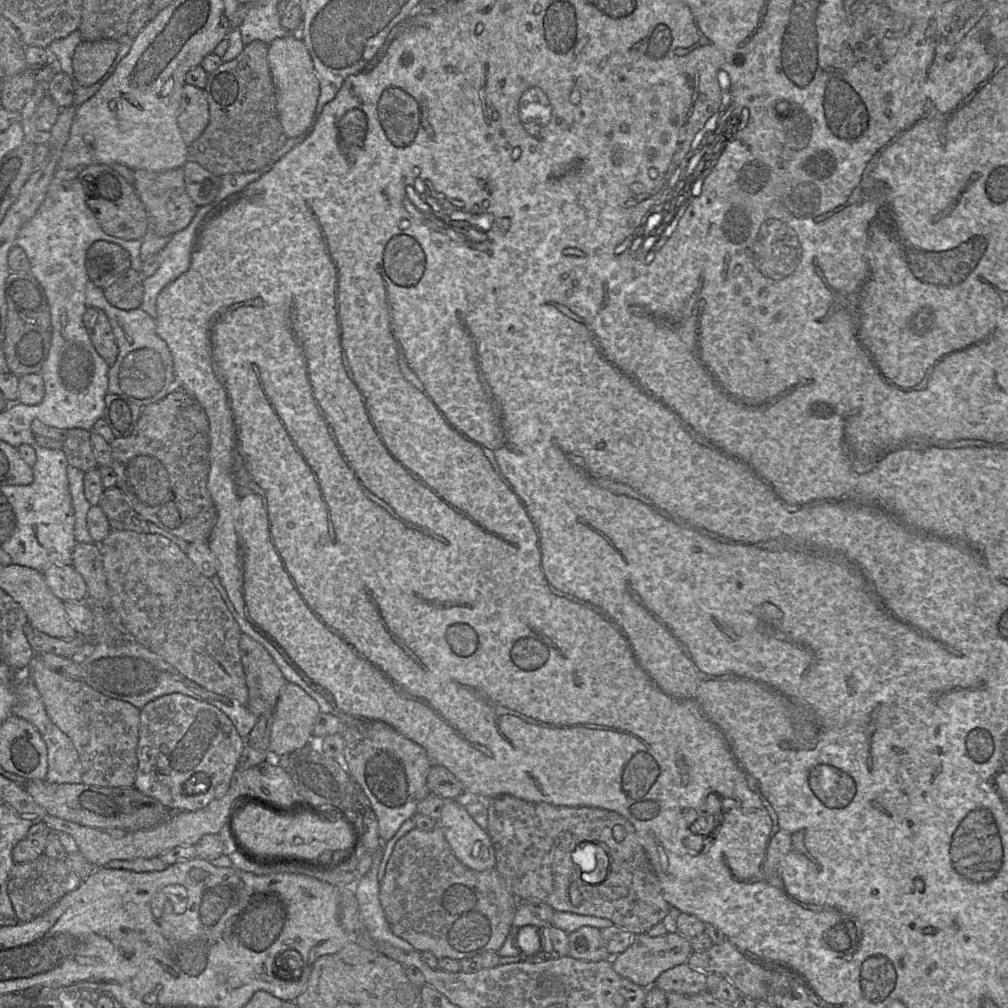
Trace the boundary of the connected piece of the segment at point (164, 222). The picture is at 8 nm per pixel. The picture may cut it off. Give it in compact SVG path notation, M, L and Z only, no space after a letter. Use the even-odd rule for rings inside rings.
M182 168L165 172L139 169L133 171L133 177L133 187L149 217L149 229L158 236L170 237L190 225L198 207L186 192L185 174Z

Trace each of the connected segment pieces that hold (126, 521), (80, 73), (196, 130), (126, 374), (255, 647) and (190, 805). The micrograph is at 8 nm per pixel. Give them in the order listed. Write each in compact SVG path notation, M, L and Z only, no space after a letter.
M119 487L105 490L99 507L106 514L112 529L151 533L149 522L132 508Z
M118 40L83 41L72 59L75 78L80 86L97 83L109 70L119 49Z
M185 84L179 109L178 126L184 142L196 141L209 124L209 105L204 88Z
M90 280L86 284L87 307L103 310L110 322L118 346L116 362L108 371L108 392L145 407L180 390L176 382L172 355L166 342L156 333L155 320L141 308L122 310L111 305L104 290Z
M244 633L239 649L249 692L247 709L258 718L273 713L274 721L274 709L288 682L263 646Z
M179 693L162 696L148 703L140 713L139 742L137 748L138 768L134 787L141 793L157 799L172 812L196 811L205 808L212 801L221 798L228 791L245 744L245 740L239 735L232 721L217 707Z

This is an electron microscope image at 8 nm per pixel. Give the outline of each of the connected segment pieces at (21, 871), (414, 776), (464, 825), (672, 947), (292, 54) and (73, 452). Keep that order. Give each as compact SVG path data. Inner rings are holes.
M42 854L32 862L15 863L8 881L8 895L20 923L29 922L54 906L66 894L76 890L83 880L69 870L64 860Z
M342 714L344 766L351 781L360 785L378 820L379 836L389 841L401 825L417 813L417 805L430 794L426 781L431 767L425 749L385 722Z
M444 799L439 825L463 865L476 871L496 869L495 851L488 833L457 800Z
M678 932L657 937L648 936L645 933L636 934L624 952L612 956L611 963L620 976L643 988L649 988L655 985L655 981L664 971L686 963L692 952L690 939Z
M289 35L268 44L268 63L275 87L276 109L283 131L287 138L301 136L314 124L320 96L320 85L312 58L302 39Z
M73 428L68 430L68 437L63 443L63 451L67 457L68 464L79 470L89 472L93 469L101 469L92 440L92 430Z

